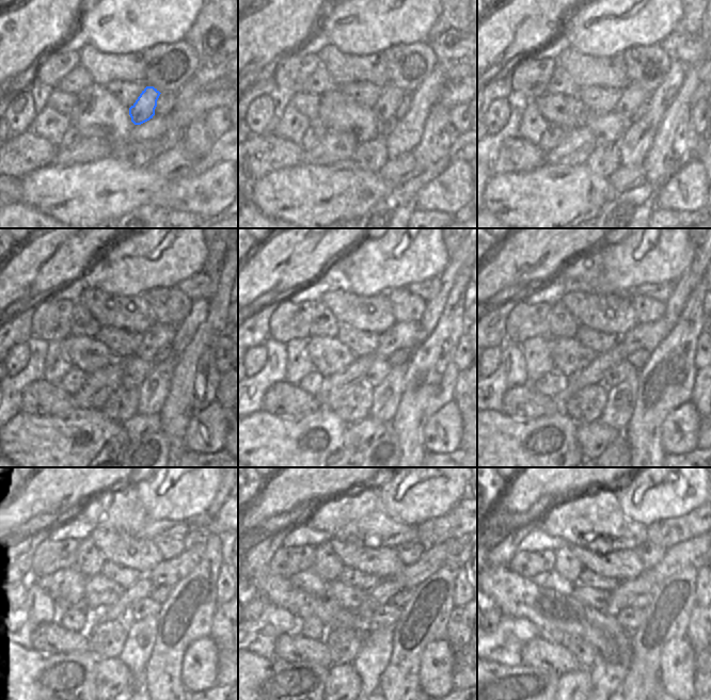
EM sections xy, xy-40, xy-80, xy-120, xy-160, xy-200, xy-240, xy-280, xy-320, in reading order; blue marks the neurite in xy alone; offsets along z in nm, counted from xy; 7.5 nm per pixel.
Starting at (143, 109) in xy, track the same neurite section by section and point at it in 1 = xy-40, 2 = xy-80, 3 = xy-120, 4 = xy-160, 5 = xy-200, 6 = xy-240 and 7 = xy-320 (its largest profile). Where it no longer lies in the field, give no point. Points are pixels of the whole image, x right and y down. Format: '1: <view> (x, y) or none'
1: xy-40 (384, 109)
2: xy-80 (632, 96)
3: xy-120 (161, 335)
4: xy-160 (407, 335)
5: xy-200 (646, 336)
6: xy-240 (169, 573)
7: xy-320 (694, 551)

